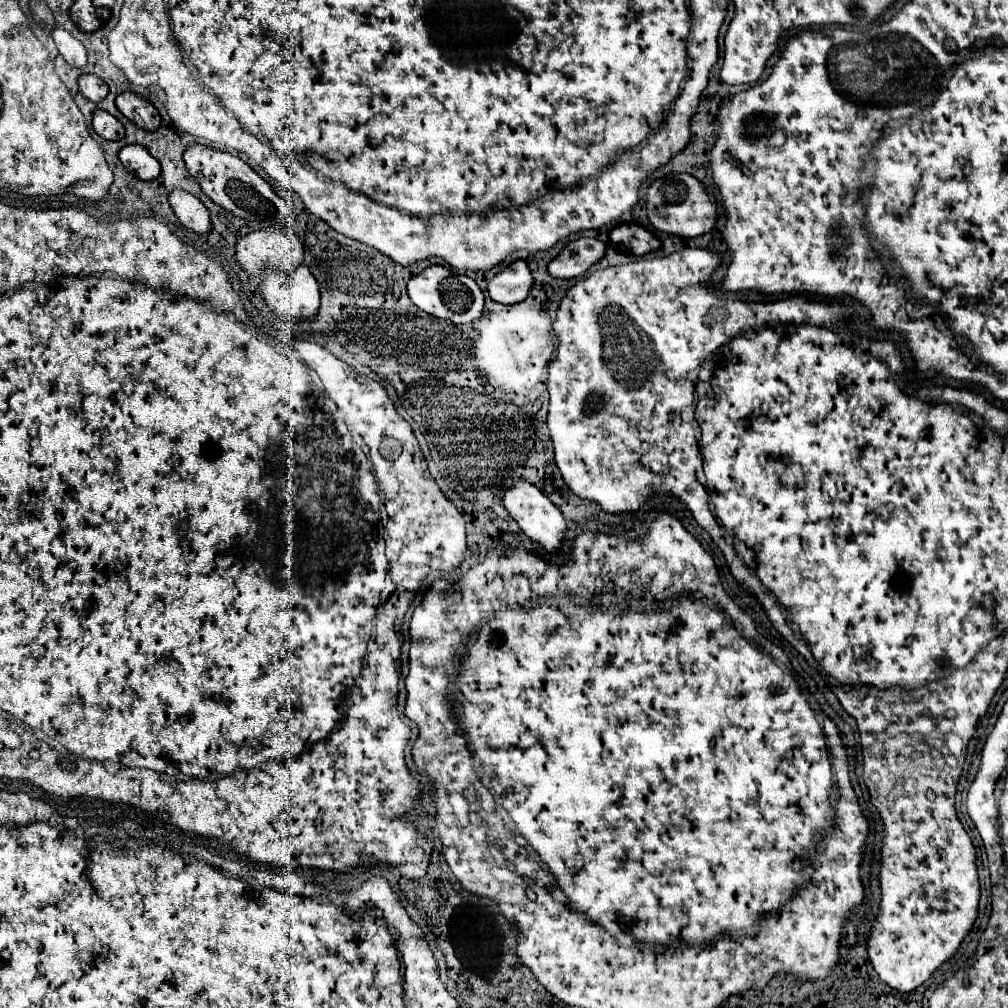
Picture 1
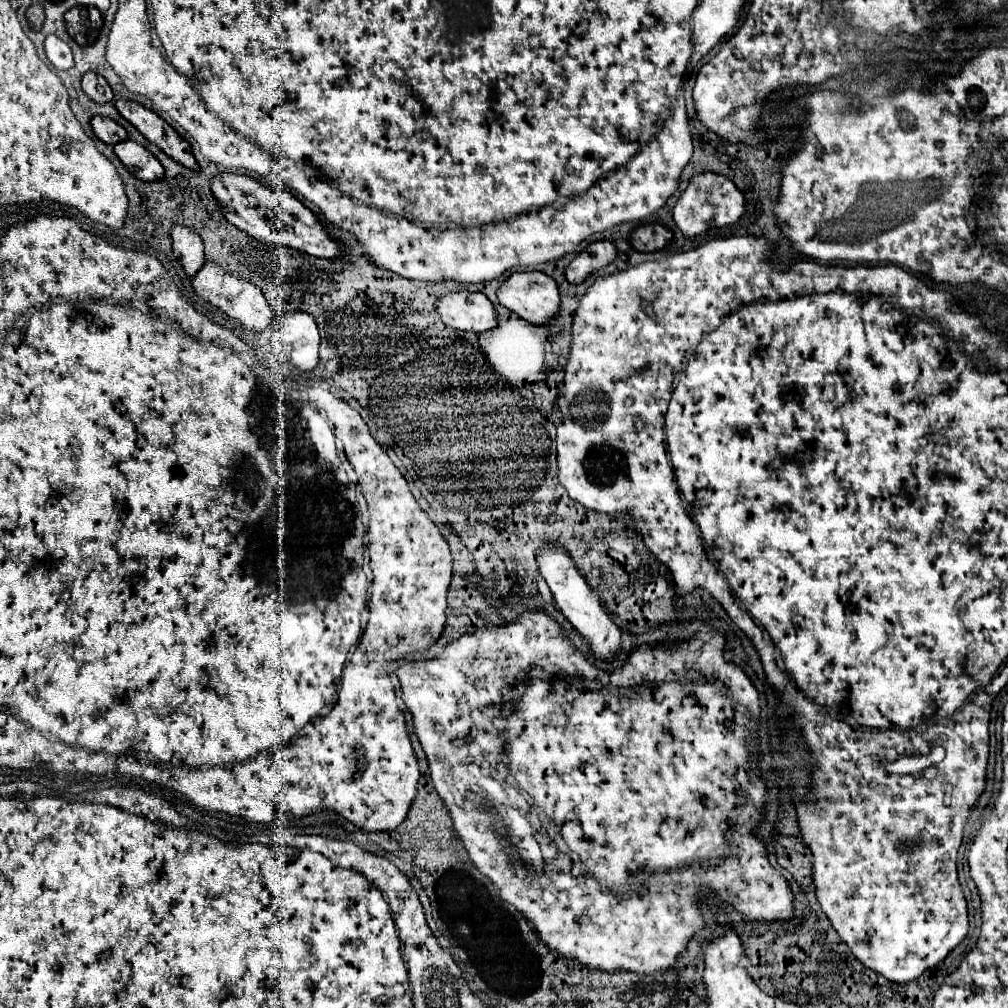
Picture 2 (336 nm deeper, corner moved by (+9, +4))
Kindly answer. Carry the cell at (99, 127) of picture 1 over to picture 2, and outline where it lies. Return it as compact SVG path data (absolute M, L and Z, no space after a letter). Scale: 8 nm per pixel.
M96 115L96 117L92 117L90 125L92 125L94 135L100 141L104 141L106 145L116 145L116 143L120 143L120 141L126 139L126 131L118 123L114 123L112 119L108 119L108 117Z

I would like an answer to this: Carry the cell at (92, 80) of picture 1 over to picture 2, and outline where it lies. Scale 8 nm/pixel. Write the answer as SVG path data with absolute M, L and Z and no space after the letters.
M88 71L82 77L82 91L96 103L110 103L114 99L108 81L102 75L92 73L92 71Z

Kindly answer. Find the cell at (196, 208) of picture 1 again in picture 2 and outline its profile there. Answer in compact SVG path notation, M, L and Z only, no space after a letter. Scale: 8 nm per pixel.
M174 225L172 227L172 249L174 255L182 261L186 273L190 277L194 277L194 273L204 265L204 245L202 245L202 237L196 235L194 231L190 231L184 225Z

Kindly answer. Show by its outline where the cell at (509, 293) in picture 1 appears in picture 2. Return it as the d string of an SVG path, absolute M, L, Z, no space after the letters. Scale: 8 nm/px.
M540 271L512 273L498 289L498 301L528 323L544 325L558 313L560 293L552 277Z

